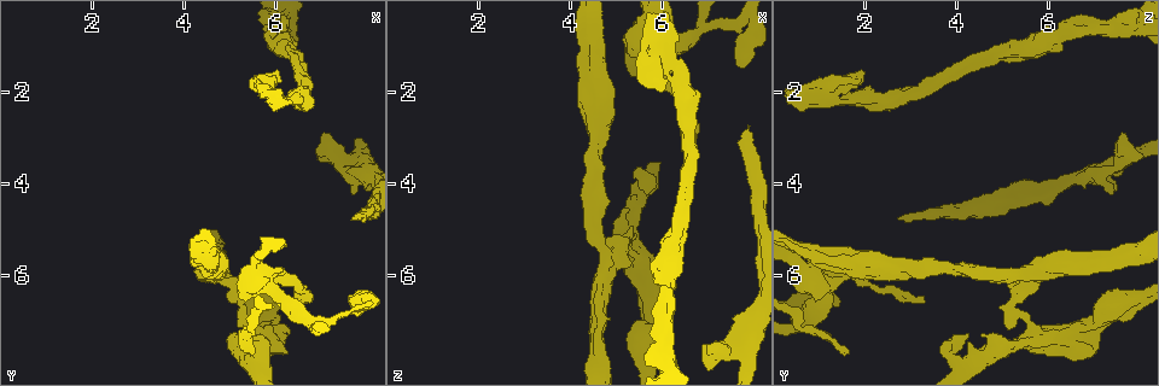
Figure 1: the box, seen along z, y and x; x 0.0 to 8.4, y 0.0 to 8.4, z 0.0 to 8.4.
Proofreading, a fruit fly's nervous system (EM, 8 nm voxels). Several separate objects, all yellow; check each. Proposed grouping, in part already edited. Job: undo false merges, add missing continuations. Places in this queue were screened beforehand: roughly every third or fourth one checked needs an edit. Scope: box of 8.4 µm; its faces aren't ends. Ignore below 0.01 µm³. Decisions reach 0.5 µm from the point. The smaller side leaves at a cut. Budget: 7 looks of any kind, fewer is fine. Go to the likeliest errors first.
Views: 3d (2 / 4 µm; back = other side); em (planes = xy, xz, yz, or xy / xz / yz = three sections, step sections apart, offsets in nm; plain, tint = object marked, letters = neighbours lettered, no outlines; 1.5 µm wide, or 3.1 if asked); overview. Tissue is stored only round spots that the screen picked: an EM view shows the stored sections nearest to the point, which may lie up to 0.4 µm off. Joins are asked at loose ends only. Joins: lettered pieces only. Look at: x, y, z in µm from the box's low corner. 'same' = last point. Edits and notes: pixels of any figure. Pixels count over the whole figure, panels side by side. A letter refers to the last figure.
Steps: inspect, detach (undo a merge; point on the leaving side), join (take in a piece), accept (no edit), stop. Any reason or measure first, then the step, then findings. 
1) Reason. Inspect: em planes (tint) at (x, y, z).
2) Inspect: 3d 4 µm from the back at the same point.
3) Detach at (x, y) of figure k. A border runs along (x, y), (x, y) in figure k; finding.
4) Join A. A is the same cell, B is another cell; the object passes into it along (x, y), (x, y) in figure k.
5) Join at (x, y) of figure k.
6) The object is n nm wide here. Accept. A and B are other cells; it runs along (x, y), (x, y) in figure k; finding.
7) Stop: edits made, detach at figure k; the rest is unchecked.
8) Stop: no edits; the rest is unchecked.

Free end. Inspect: em planes (tint) at (7.05, 2.85, 7.65).

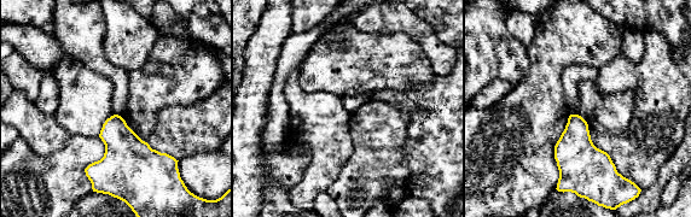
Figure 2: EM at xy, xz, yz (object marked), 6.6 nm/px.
See the neighbours. Inspect: em planes (letters) at the same point.

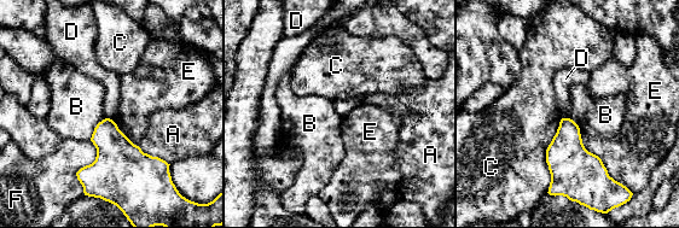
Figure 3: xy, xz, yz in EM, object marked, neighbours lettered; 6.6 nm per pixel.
Accept. A, B, C, D, E and F are other cells; a border runs along (105, 117), (97, 124), (90, 139) in figure 3; none of them fits.

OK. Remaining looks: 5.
Free end. Inspect: em xz step 8 (tint) at (5.90, 1.60, 2.00).

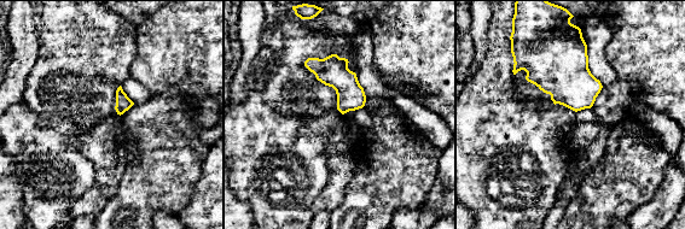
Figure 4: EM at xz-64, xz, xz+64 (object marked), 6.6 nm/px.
Another direction. Inspect: em planes (letters) at the same point.

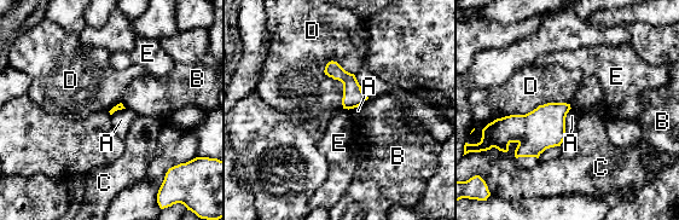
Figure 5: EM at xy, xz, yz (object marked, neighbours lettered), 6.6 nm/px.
The longest contact is with D, 340 nm. Accept. A, B, C, D and E are other cells; none of them fits.

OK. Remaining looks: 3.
Branch stops here. Inspect: 3d 4 µm from the back at (7.75, 6.60, 1.50).

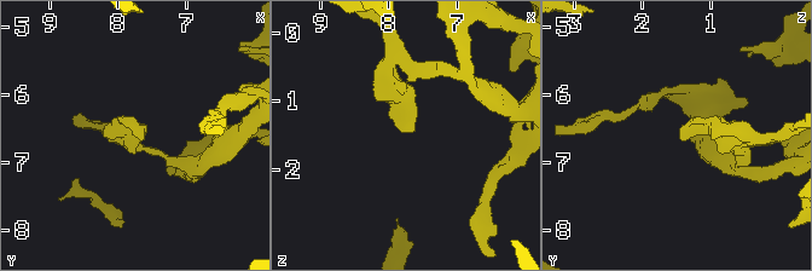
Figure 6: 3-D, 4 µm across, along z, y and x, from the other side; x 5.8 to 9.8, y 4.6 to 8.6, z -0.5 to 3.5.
Need the tissue. Inspect: em xz step 4 (tint) at (7.80, 6.55, 1.50).

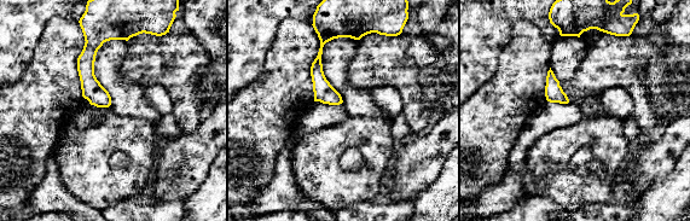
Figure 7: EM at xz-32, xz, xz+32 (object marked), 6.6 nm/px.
Cut it another way. Inspect: em planes (letters) at the same point.

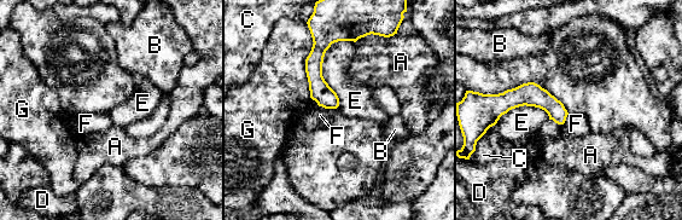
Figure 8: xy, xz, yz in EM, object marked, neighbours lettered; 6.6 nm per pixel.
The object is 120 nm wide here. Accept. A, B, C, D, E, F and G are other cells; it runs along (333, 39), (315, 57), (327, 105) in figure 8; no lettered piece goes on from it.

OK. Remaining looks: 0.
Stop: no edits; the rest is unchecked.

